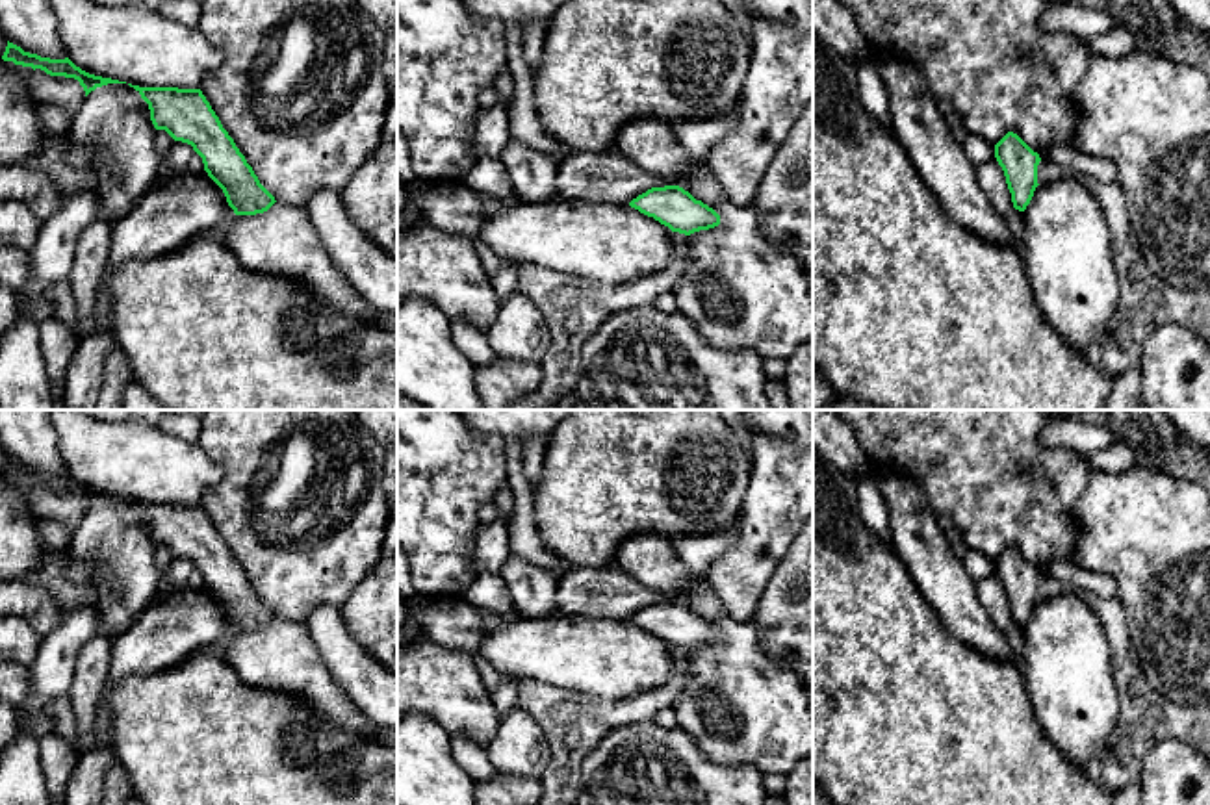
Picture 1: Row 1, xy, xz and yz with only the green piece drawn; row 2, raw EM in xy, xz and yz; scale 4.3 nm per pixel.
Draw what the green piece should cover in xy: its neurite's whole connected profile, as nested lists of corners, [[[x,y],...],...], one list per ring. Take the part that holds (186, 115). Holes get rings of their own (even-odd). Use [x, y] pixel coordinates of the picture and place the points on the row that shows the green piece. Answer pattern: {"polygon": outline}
{"polygon": [[[132,85],[148,104],[156,130],[193,147],[236,215],[267,211],[277,200],[223,128],[200,89]]]}

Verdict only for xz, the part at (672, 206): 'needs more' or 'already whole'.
already whole

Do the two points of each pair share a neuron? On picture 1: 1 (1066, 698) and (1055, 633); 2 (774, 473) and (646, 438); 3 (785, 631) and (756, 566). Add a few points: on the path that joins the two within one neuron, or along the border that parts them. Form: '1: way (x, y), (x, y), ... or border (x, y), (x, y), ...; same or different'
1: way (1066, 681), (1066, 650); same
2: border (752, 462), (741, 511); different
3: border (787, 548), (752, 616); different

